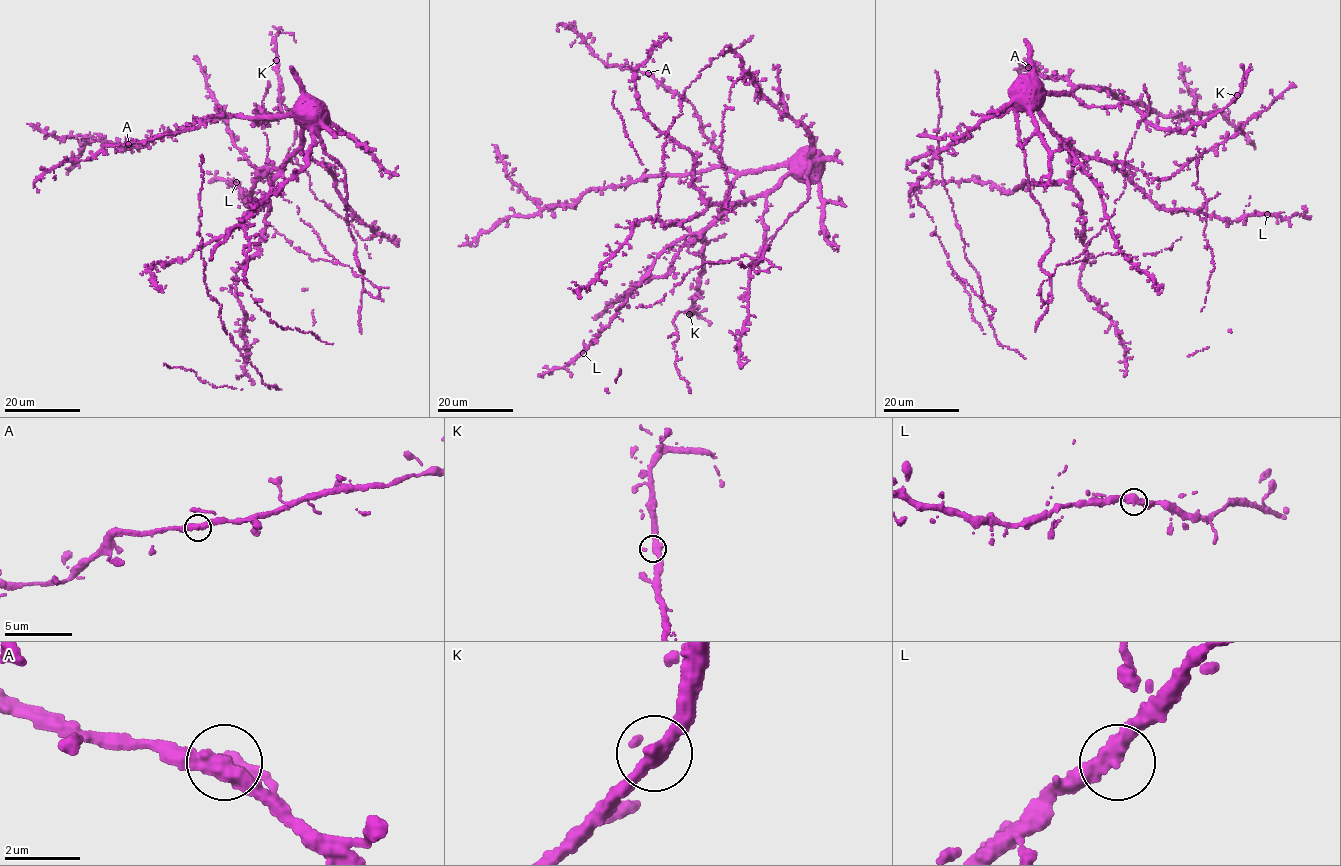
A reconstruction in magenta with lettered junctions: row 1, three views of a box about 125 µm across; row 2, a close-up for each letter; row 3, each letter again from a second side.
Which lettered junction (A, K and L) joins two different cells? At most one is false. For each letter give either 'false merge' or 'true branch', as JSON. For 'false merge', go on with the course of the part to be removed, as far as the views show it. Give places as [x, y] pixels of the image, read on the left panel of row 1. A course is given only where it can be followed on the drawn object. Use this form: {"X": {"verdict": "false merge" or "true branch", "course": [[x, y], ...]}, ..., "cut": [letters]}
{"A": {"verdict": "true branch"}, "K": {"verdict": "true branch"}, "L": {"verdict": "true branch"}, "cut": []}

